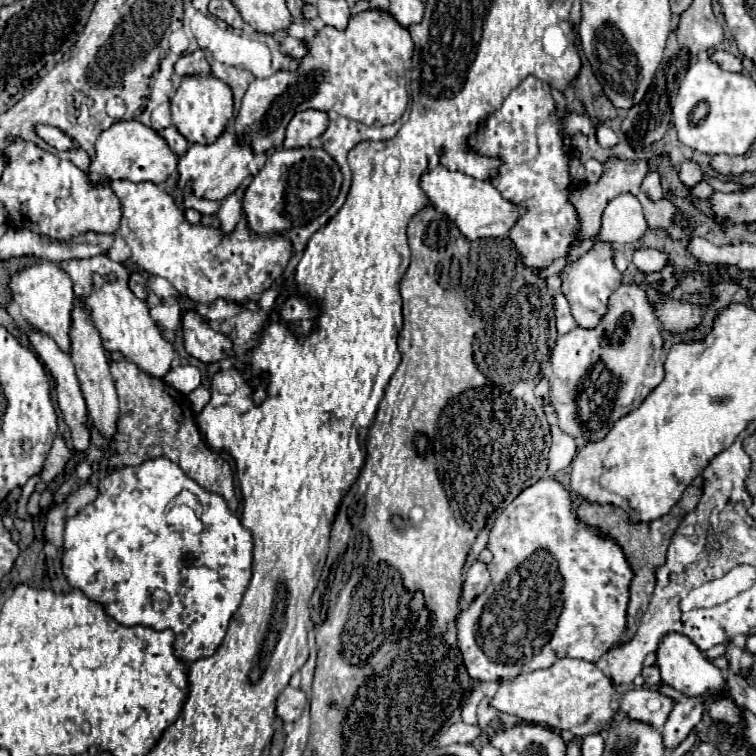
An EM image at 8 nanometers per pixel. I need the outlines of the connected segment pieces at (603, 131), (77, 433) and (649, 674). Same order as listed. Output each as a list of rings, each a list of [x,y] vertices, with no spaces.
[[[604,124],[597,127],[596,138],[598,143],[604,148],[611,148],[619,142],[618,135]]]
[[[30,327],[28,329],[28,339],[34,347],[34,351],[38,353],[38,359],[44,363],[46,371],[52,375],[54,379],[54,385],[56,385],[56,397],[58,397],[58,407],[62,411],[62,417],[66,421],[66,425],[72,429],[72,437],[74,437],[74,447],[76,451],[84,451],[88,445],[90,445],[90,435],[86,431],[86,421],[88,421],[88,411],[86,411],[86,403],[84,403],[84,397],[82,397],[82,391],[80,391],[80,383],[78,383],[78,377],[76,377],[76,371],[74,371],[74,365],[70,361],[70,355],[64,353],[56,341],[52,337],[48,337],[46,333]]]
[[[652,665],[652,667],[644,667],[644,669],[642,669],[642,677],[644,677],[644,681],[646,681],[648,687],[658,687],[658,685],[662,683],[662,679],[660,679],[660,671],[658,671],[656,665]]]

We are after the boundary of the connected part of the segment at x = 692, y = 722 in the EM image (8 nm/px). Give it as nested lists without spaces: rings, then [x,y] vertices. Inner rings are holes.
[[[684,697],[680,699],[664,729],[662,729],[662,737],[664,737],[664,745],[666,747],[678,747],[686,737],[688,733],[698,725],[698,721],[702,719],[706,711],[706,699],[704,697]]]

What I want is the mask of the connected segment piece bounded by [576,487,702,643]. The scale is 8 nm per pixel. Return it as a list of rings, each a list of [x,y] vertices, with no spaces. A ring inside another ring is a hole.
[[[688,487],[682,495],[682,499],[678,501],[678,505],[672,507],[672,511],[652,523],[630,523],[626,513],[620,511],[618,507],[612,507],[612,505],[590,505],[590,503],[582,503],[576,511],[578,519],[588,525],[588,527],[594,527],[598,529],[602,535],[610,535],[610,539],[622,547],[632,571],[634,571],[634,579],[630,583],[630,603],[628,603],[628,615],[626,615],[626,621],[628,621],[628,629],[626,633],[622,635],[622,641],[620,643],[628,643],[628,639],[632,639],[632,635],[636,635],[636,627],[640,625],[640,617],[644,615],[644,611],[648,609],[648,603],[650,603],[650,595],[654,591],[654,571],[656,571],[656,565],[662,565],[664,559],[666,559],[666,551],[668,551],[668,543],[670,543],[670,537],[674,535],[674,531],[678,529],[680,521],[682,521],[682,515],[686,515],[686,511],[690,513],[698,501],[700,501],[700,495],[702,495],[702,489],[700,487]]]

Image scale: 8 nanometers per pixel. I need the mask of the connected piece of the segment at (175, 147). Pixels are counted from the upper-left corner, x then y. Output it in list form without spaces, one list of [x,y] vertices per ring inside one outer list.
[[[166,127],[160,131],[160,135],[166,139],[166,143],[170,145],[170,149],[176,153],[176,155],[184,155],[186,149],[188,149],[188,141],[178,133],[176,127]]]

